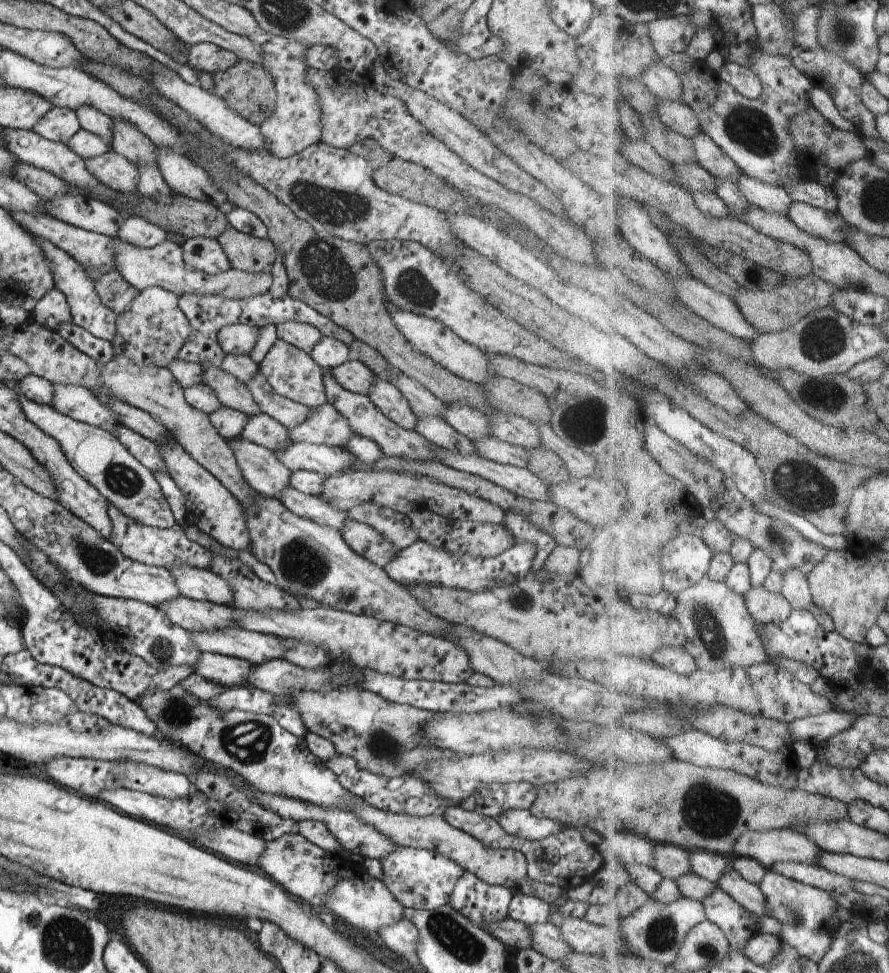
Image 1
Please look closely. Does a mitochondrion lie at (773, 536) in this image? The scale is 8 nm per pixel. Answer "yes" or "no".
yes

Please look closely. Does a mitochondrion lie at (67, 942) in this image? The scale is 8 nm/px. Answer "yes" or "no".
yes

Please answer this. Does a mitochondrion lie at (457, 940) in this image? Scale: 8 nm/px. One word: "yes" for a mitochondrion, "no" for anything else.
yes

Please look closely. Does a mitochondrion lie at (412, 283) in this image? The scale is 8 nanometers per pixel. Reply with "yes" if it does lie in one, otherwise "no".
yes

